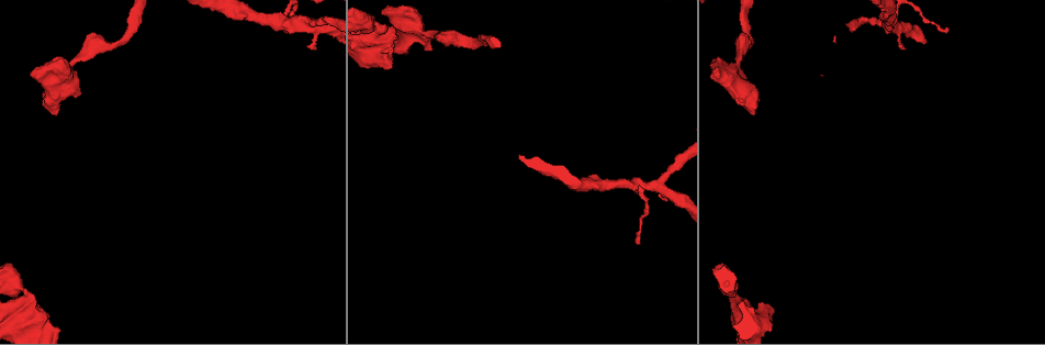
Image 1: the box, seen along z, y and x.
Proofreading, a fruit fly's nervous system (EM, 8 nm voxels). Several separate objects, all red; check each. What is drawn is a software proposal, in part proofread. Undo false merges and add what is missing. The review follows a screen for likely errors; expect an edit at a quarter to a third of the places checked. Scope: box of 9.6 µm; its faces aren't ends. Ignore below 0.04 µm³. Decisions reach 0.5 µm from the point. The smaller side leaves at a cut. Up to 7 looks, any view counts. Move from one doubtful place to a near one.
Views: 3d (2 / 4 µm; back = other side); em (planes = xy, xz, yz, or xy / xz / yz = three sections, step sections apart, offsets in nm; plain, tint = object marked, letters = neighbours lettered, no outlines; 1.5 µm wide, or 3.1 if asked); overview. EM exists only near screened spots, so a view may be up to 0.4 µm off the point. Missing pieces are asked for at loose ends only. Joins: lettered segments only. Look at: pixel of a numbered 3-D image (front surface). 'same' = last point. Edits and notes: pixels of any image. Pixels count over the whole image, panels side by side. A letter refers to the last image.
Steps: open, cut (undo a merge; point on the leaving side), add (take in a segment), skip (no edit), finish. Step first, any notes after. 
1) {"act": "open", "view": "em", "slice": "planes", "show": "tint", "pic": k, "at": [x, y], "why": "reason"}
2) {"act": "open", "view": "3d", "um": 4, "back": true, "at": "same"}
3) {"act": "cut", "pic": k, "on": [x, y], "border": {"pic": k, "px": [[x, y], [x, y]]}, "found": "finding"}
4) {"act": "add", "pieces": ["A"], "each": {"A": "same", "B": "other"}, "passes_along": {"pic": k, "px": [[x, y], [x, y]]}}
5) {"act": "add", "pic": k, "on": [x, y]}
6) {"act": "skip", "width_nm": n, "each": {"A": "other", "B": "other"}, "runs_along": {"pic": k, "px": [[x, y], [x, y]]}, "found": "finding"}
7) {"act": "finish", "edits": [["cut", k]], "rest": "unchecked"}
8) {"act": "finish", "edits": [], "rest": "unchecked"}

{"act": "open", "view": "3d", "um": 4, "back": true, "pic": 1, "at": [629, 184]}

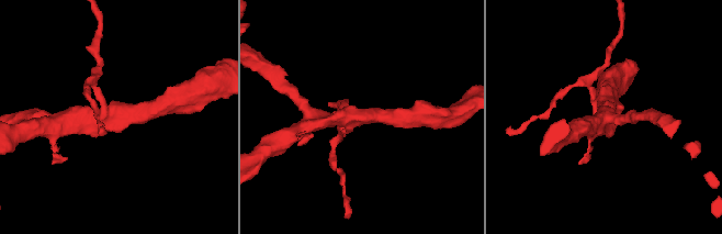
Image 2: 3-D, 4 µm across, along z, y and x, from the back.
{"act": "open", "view": "em", "slice": "planes", "show": "letters", "pic": 2, "at": [364, 117], "why": "need the tissue"}

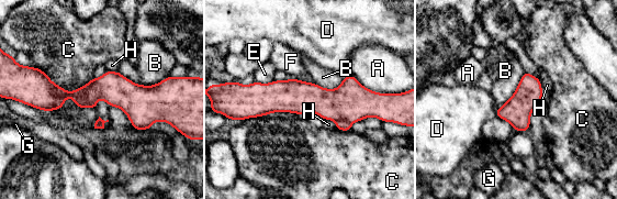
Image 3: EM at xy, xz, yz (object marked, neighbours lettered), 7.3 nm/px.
{"act": "cut", "pic": 3, "on": [341, 125], "each": {"A": "other", "B": "other", "C": "other", "D": "other", "E": "other", "F": "other", "G": "other", "H": "other"}, "border": {"pic": 3, "px": [[336, 121], [344, 120], [351, 123]]}, "found": "a second neuron is stuck on"}

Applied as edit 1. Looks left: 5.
{"act": "open", "view": "3d", "um": 2, "pic": 1, "at": [432, 50], "why": "stops while still wide"}

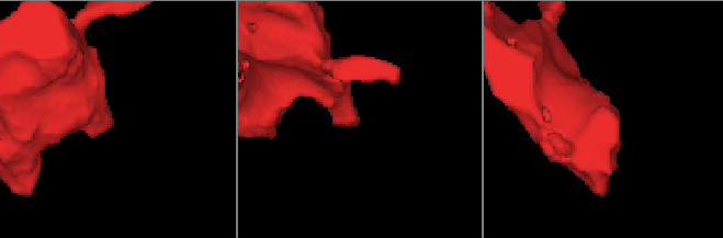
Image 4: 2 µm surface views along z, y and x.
{"act": "open", "view": "em", "slice": "yz", "step": 4, "show": "plain", "pic": 4, "at": [109, 124]}

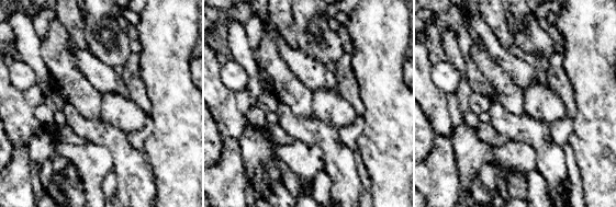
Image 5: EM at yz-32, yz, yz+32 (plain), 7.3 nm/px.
{"act": "open", "view": "em", "slice": "yz", "step": 4, "show": "letters", "at": "same", "why": "what lies round it"}

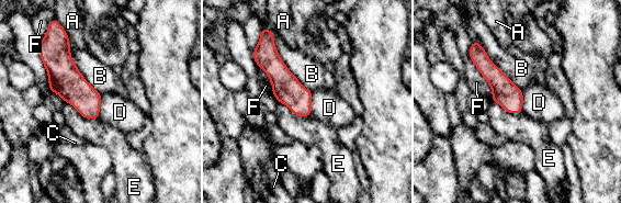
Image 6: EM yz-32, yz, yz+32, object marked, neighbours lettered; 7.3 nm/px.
{"act": "skip", "each": {"A": "other", "B": "other", "C": "other", "D": "other", "E": "other", "F": "other"}, "border": {"pic": 6, "px": [[65, 102], [85, 117], [99, 117]]}, "found": "none of them fits"}

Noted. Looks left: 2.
{"act": "open", "view": "em", "slice": "yz", "step": 8, "show": "tint", "pic": 1, "at": [383, 10], "why": "branch stops here"}

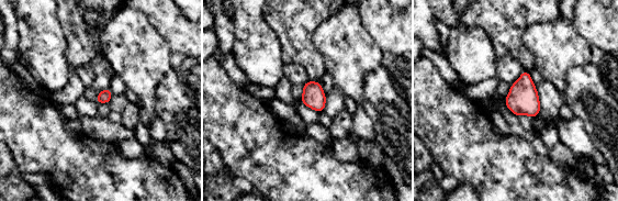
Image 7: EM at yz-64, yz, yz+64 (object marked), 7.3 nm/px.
{"act": "open", "view": "em", "slice": "yz", "step": 8, "show": "letters", "at": "same", "why": "see the neighbours"}

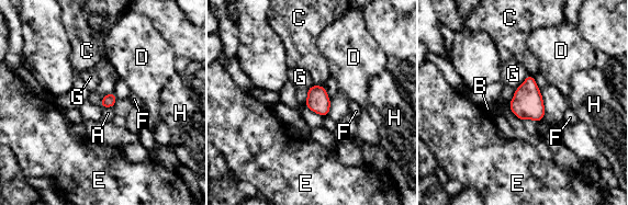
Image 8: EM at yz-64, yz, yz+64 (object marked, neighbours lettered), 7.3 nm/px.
{"act": "skip", "longest_contact_nm": ["G", 150], "each": {"A": "other", "B": "other", "C": "other", "D": "other", "E": "other", "F": "other", "G": "other", "H": "other"}, "border": {"pic": 8, "px": [[112, 91], [101, 98]]}, "found": "no lettered segment goes on from it"}

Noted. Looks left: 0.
{"act": "finish", "edits": [["cut", 3]], "rest": "unchecked"}

